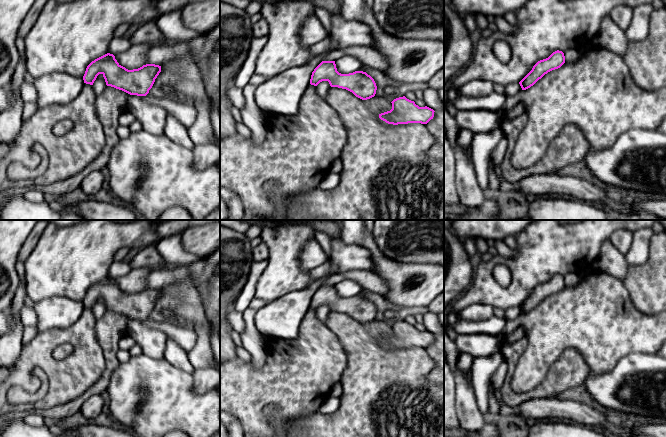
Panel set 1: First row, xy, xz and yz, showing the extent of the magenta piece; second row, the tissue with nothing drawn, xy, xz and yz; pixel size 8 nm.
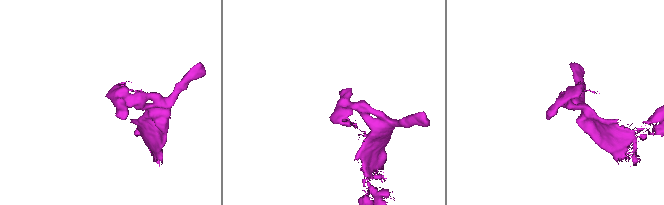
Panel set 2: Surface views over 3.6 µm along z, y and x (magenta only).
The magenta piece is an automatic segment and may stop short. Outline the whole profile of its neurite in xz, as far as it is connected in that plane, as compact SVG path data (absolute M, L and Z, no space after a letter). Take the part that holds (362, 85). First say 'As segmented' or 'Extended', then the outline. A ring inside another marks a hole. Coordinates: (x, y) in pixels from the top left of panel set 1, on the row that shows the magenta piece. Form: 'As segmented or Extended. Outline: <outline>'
As segmented. Outline: M322 61L312 72L311 85L317 86L322 81L328 81L331 87L346 89L362 100L374 97L377 90L374 79L366 72L341 74L335 61Z

